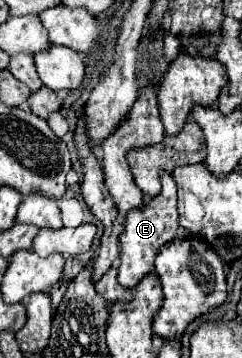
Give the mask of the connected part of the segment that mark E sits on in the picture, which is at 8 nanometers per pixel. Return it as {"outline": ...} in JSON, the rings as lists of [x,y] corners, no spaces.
{"outline":[[[161,172],[161,192],[153,196],[141,208],[133,208],[123,222],[123,234],[119,236],[121,242],[121,266],[119,266],[119,284],[125,288],[133,288],[145,274],[153,270],[153,260],[159,248],[171,242],[179,230],[179,214],[177,214],[177,186],[169,172]]]}

